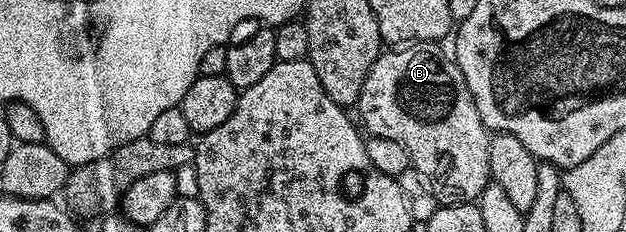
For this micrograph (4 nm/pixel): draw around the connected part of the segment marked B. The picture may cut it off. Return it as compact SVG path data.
M415 42L412 44L402 45L400 48L386 49L375 60L375 64L371 68L371 72L367 72L367 80L363 80L363 92L359 96L357 105L355 107L356 113L361 113L359 122L366 131L370 130L377 138L386 138L389 142L394 142L397 146L402 146L405 149L405 154L410 158L409 162L415 169L419 169L424 175L429 176L433 182L434 187L442 195L444 193L446 199L452 200L454 203L467 202L472 203L474 200L480 199L481 193L484 192L485 187L490 185L491 179L489 177L489 139L491 137L490 131L485 129L483 120L479 116L479 108L475 108L475 100L471 100L471 92L467 88L467 80L463 76L463 72L459 72L457 63L453 61L448 53L441 51L440 45L432 42Z

